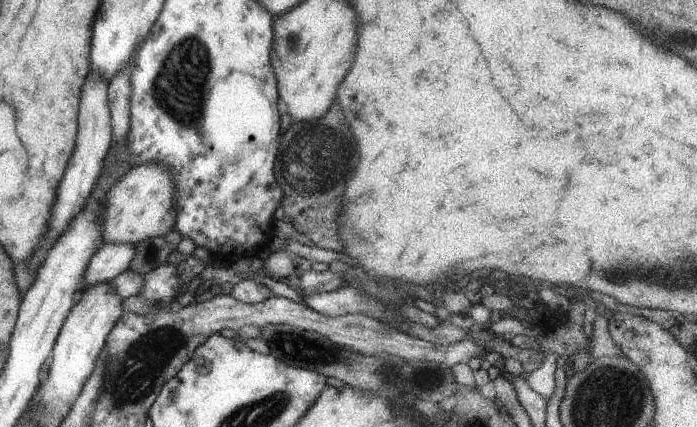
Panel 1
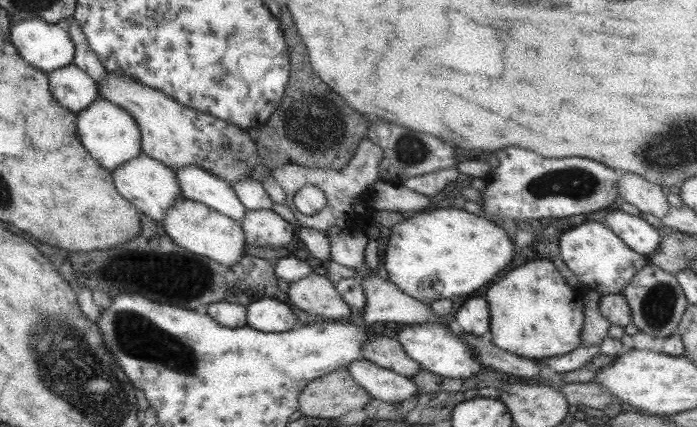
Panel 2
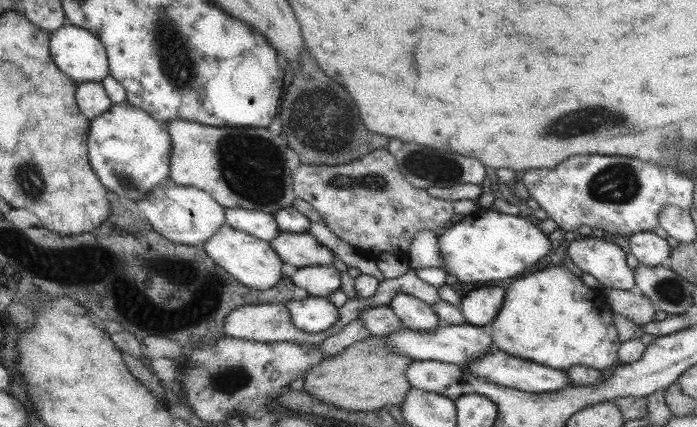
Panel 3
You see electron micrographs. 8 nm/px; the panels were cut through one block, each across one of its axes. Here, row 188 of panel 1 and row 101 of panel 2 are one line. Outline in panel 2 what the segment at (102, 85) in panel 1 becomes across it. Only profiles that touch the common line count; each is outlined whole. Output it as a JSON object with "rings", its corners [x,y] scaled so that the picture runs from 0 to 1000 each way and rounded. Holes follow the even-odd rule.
{"rings":[[[102,148],[65,176],[73,225],[103,265],[112,265],[142,230],[135,187]]]}

